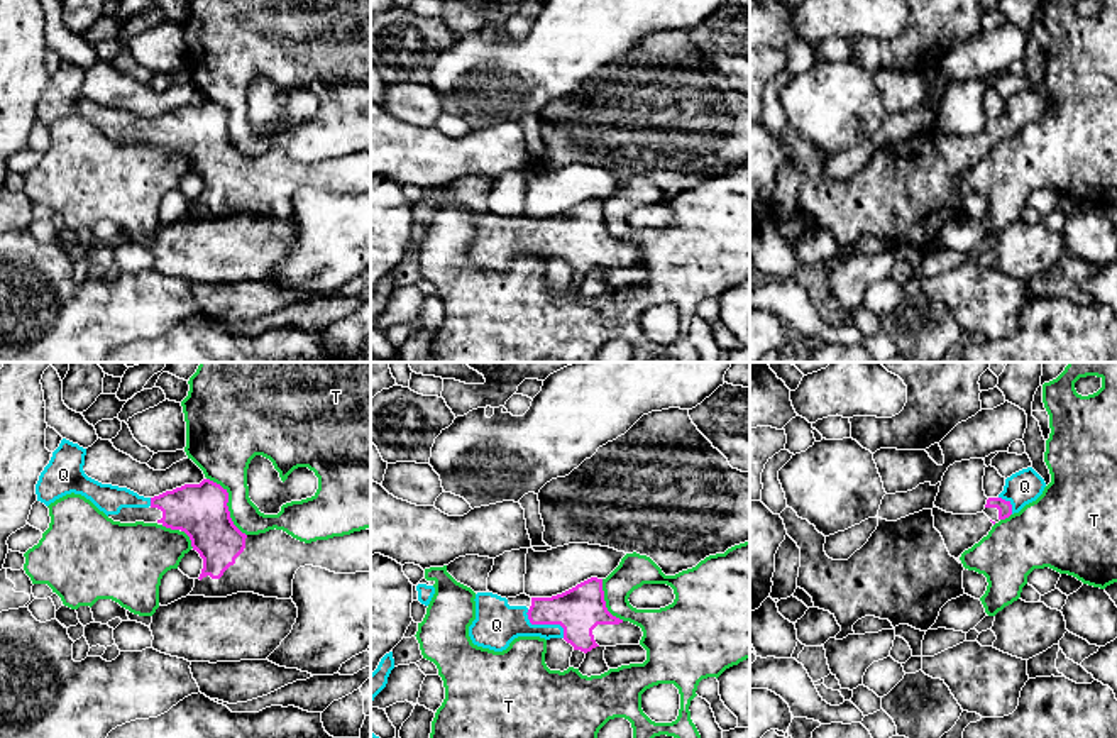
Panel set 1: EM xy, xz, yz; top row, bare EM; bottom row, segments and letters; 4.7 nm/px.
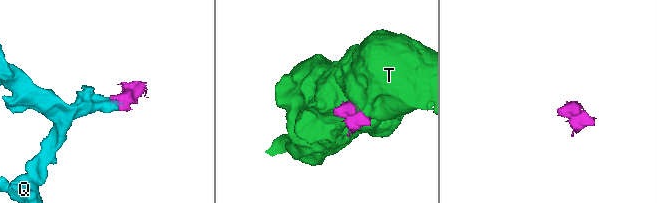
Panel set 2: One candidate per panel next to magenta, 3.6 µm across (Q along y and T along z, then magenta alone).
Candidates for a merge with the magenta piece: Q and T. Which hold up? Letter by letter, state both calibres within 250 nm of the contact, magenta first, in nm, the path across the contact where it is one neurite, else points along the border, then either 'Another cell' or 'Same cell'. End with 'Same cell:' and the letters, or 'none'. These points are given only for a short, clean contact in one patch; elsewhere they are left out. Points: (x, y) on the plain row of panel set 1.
Q: Thickness 220 nm (magenta) against 220 nm. Path across: xz (579, 231), (552, 237), (545, 244), (496, 246). Same cell
T: Thickness 260 nm (magenta) against 260 nm. Another cell
Same cell: Q

